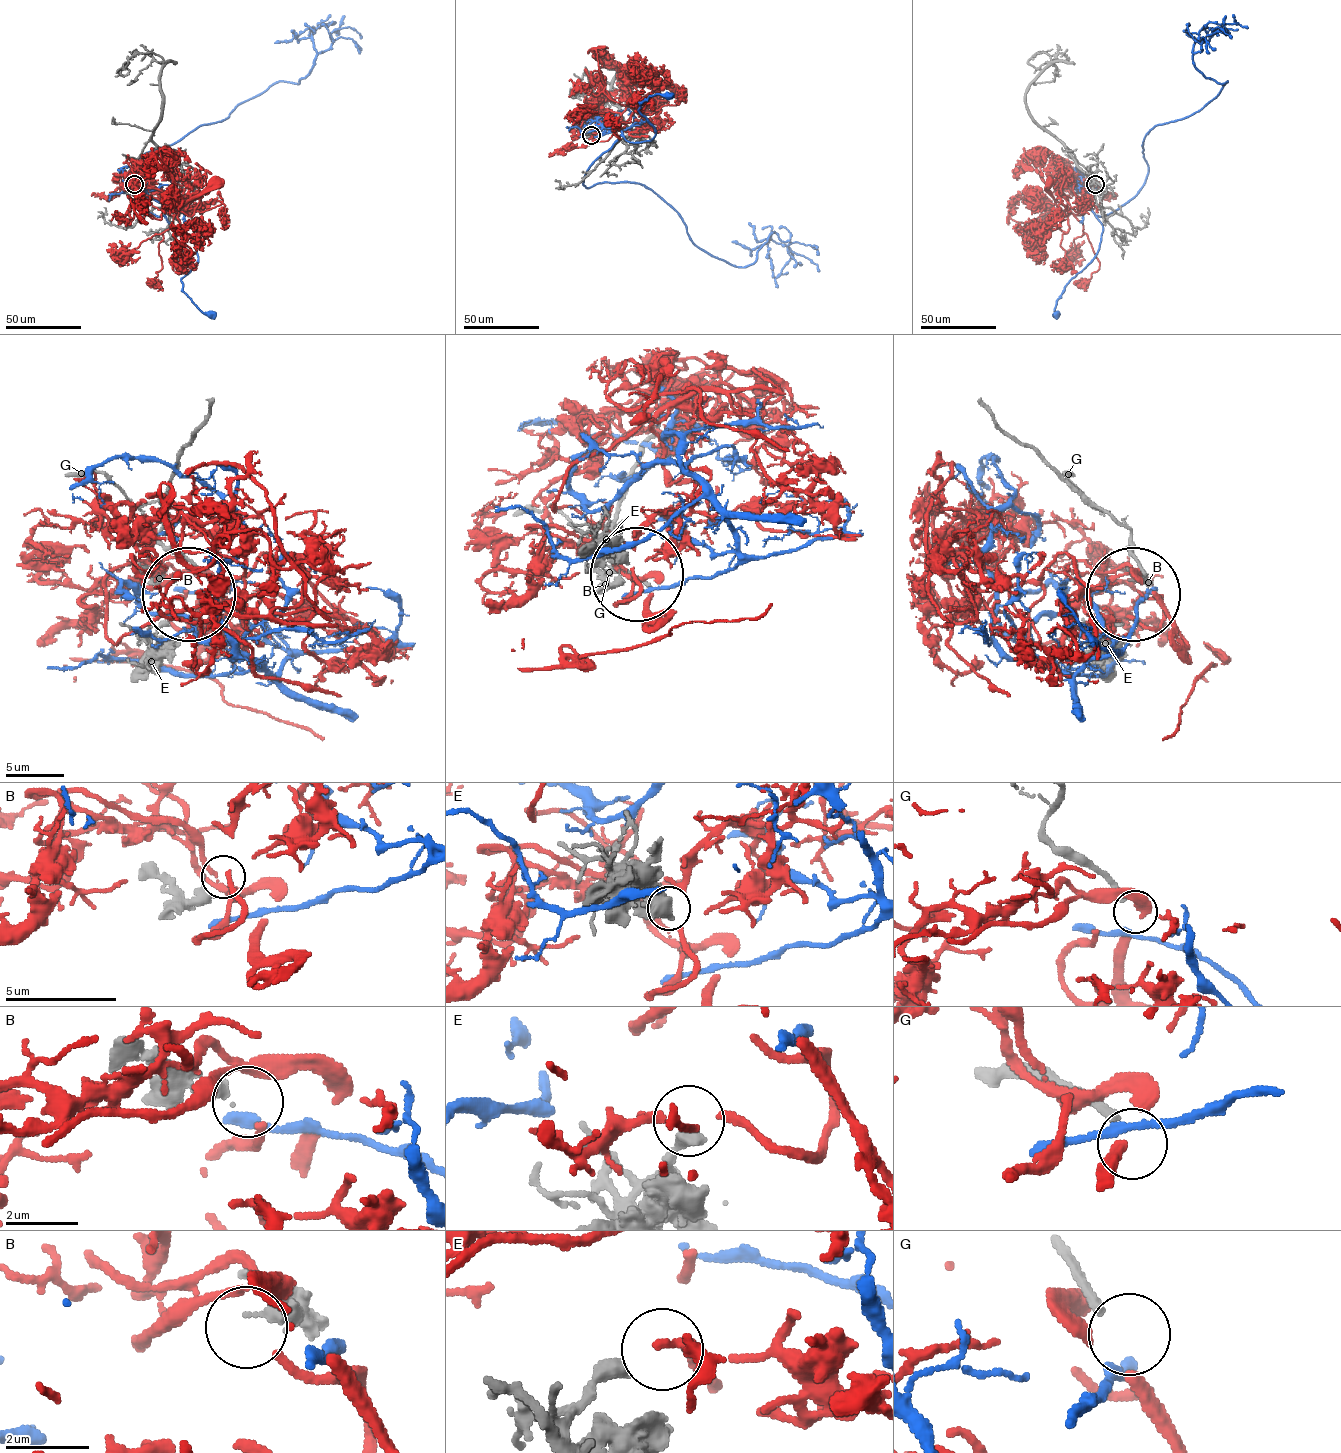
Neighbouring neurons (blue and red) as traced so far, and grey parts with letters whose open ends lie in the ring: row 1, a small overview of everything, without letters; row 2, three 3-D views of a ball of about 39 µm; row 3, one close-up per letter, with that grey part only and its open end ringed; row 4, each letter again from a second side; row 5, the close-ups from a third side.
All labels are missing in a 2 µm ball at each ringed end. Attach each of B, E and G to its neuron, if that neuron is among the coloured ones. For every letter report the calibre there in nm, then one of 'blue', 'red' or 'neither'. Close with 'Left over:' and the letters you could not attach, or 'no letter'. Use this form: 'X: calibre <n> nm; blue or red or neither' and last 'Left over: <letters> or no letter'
B: calibre 340 nm; neither
E: calibre 460 nm; red
G: calibre 260 nm; neither
Left over: B, G

